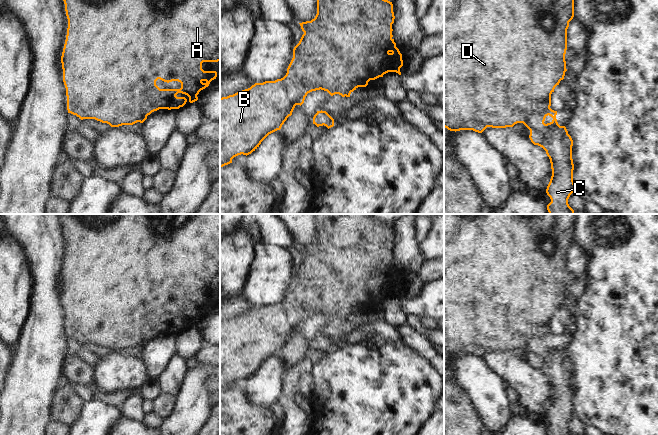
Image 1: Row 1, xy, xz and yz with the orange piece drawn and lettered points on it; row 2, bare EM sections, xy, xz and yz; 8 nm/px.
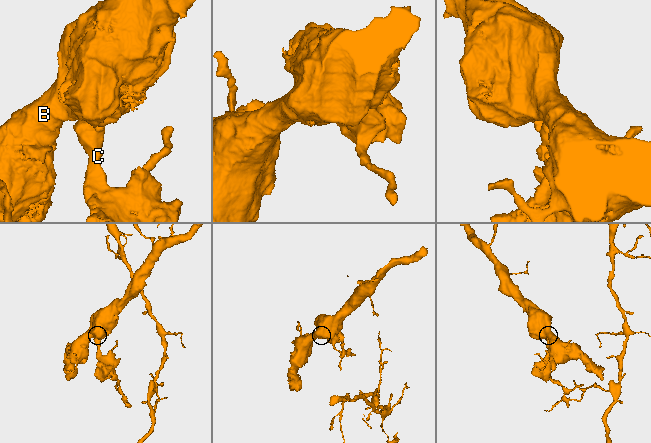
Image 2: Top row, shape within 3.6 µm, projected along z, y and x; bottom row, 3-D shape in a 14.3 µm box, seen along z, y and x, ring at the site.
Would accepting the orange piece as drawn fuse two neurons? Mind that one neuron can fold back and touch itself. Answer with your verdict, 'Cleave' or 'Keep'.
Cleave

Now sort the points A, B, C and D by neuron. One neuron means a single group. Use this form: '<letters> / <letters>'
A B D / C

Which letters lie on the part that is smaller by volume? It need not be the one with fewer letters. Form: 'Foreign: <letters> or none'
Foreign: C

